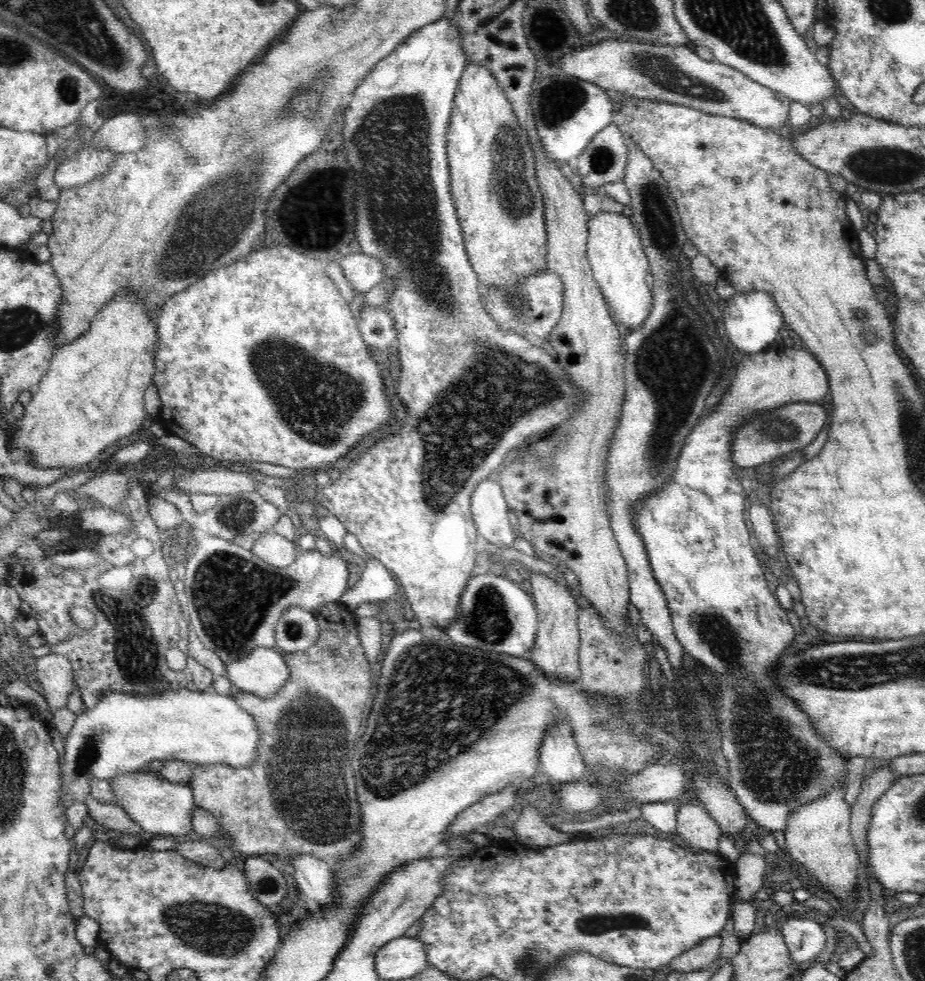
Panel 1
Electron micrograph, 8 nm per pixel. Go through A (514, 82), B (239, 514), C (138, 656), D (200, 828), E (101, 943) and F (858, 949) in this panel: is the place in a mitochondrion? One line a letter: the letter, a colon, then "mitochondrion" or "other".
A: other
B: mitochondrion
C: mitochondrion
D: other
E: other
F: other

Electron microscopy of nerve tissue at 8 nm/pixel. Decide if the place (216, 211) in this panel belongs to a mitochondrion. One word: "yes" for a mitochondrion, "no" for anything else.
yes

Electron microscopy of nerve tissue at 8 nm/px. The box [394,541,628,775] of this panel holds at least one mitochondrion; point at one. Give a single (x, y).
(487, 619)

